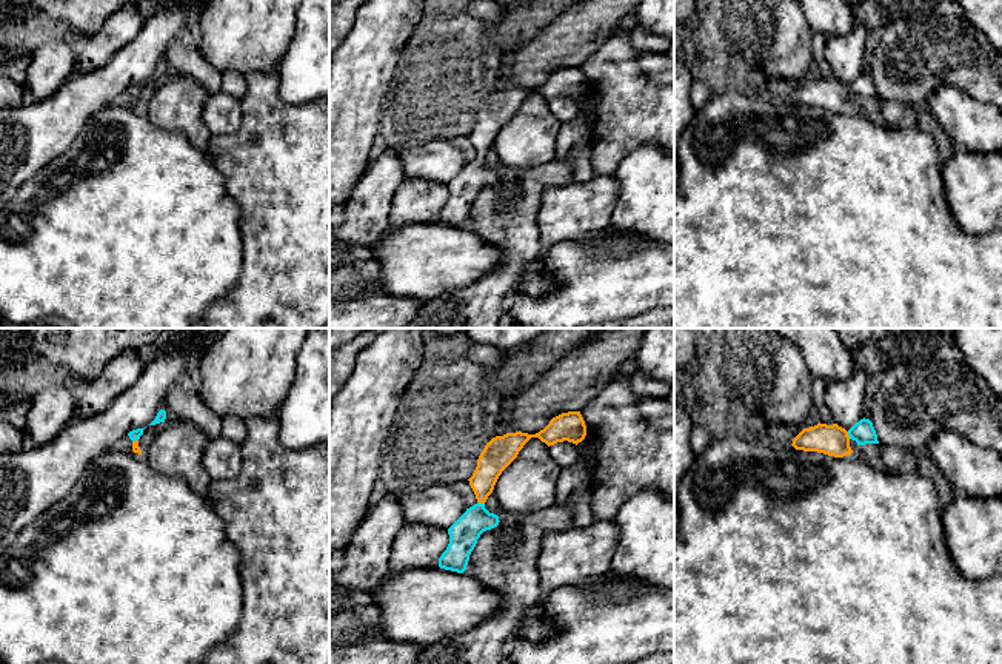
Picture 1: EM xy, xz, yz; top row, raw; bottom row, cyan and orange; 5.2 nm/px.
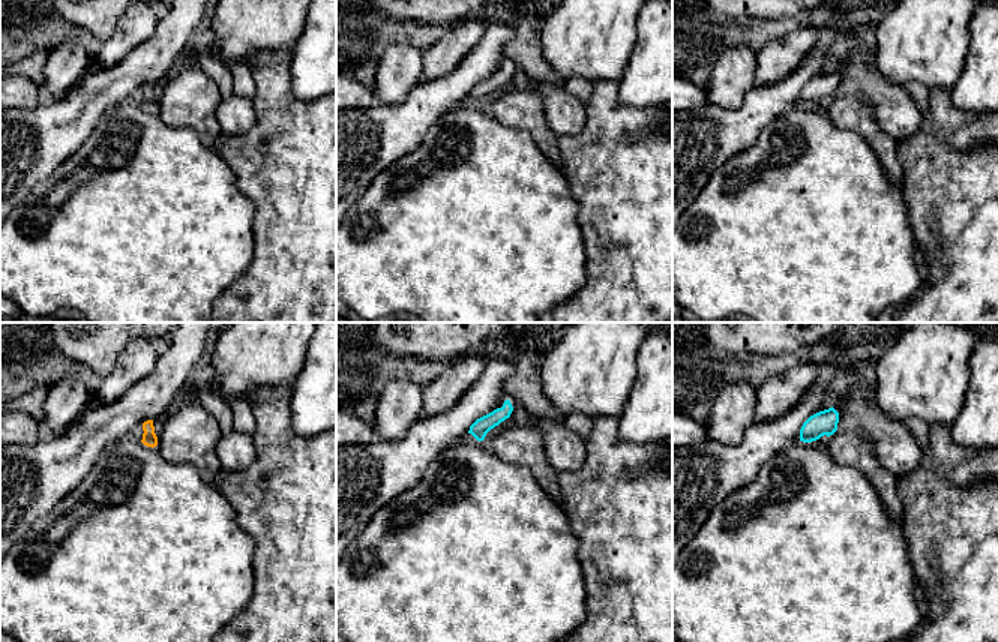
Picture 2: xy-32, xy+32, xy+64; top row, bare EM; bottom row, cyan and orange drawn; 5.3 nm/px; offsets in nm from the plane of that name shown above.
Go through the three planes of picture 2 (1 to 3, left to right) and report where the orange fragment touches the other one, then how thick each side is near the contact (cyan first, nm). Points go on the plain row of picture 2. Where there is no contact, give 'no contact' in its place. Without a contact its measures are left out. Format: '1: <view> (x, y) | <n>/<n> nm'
1: no contact
2: no contact
3: no contact

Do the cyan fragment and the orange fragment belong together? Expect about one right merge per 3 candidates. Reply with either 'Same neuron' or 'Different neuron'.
Same neuron

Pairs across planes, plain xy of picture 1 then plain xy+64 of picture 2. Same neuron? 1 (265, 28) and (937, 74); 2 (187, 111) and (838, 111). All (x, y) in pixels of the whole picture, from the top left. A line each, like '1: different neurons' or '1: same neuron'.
1: same neuron
2: same neuron

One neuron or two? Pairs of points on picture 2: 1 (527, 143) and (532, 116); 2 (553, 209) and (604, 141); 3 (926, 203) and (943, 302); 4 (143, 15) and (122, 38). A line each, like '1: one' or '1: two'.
1: two
2: two
3: one
4: one

